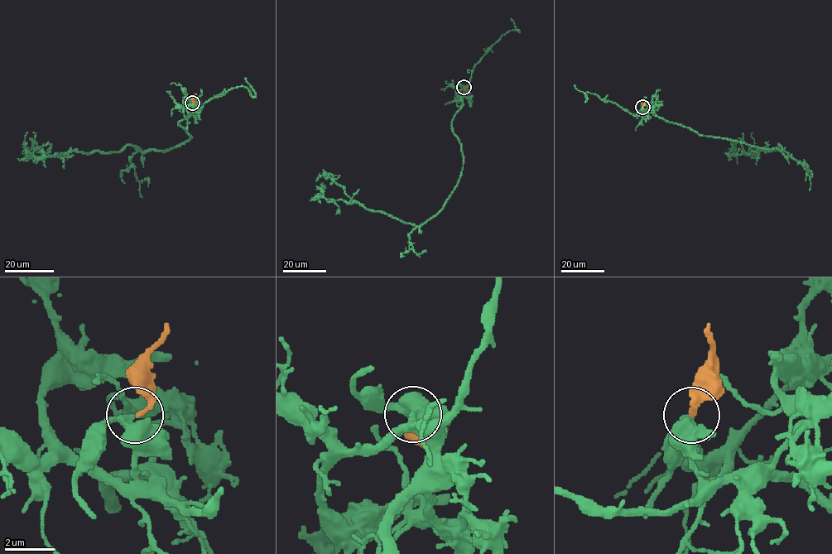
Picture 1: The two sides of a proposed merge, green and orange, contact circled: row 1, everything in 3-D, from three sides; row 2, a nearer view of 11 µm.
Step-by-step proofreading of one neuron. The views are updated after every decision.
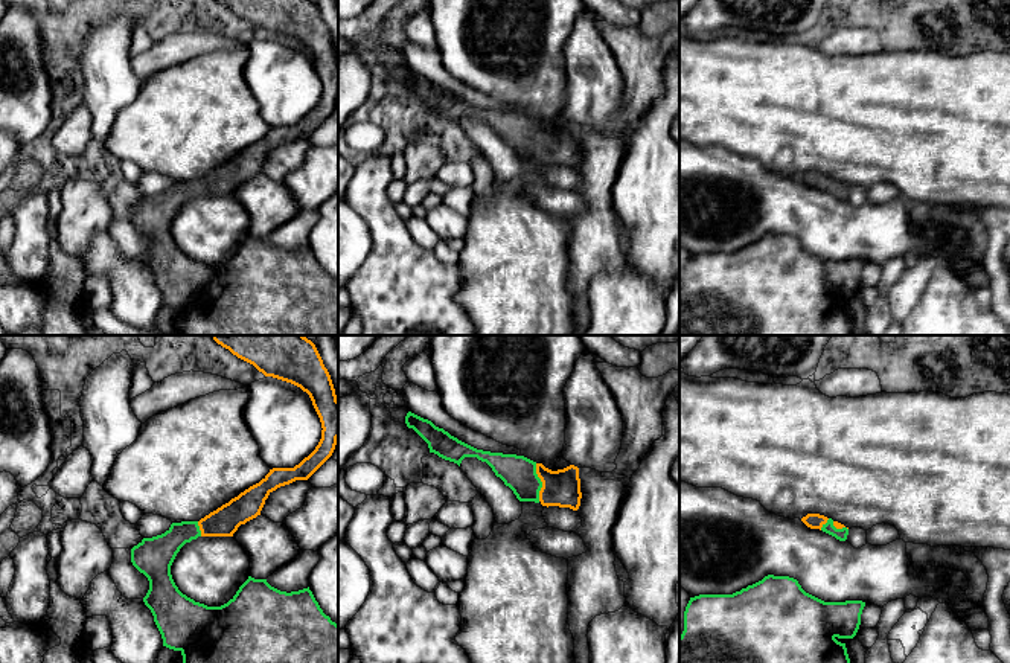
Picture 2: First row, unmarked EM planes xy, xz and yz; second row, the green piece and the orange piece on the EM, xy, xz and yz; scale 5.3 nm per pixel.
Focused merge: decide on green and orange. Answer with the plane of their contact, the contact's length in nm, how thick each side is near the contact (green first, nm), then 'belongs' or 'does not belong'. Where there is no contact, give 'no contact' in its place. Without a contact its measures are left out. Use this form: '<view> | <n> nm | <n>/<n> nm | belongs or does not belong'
xz | 200 nm | 180/190 nm | belongs

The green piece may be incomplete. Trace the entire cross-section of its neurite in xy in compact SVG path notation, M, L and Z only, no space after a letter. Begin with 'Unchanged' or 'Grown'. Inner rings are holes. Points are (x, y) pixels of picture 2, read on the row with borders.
Grown. M213 335L213 340L265 376L306 392L321 422L321 439L294 468L273 468L259 483L200 521L172 523L165 533L143 538L134 546L131 562L149 581L143 602L154 616L163 646L180 651L183 663L338 663L338 625L323 613L309 587L286 593L271 587L267 579L248 576L227 604L207 607L183 594L172 579L171 565L186 543L198 536L233 536L241 524L260 515L273 491L296 480L308 480L332 456L338 439L338 399L311 340L305 335Z

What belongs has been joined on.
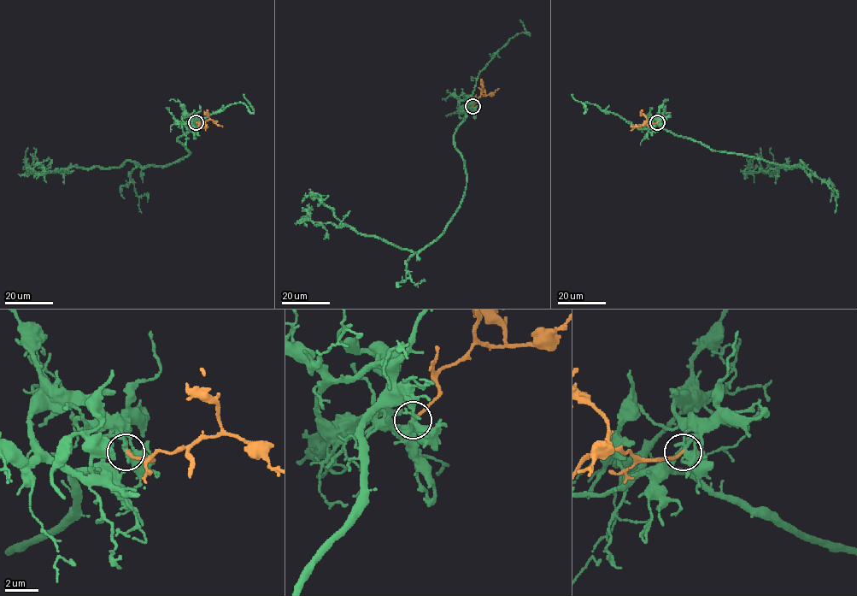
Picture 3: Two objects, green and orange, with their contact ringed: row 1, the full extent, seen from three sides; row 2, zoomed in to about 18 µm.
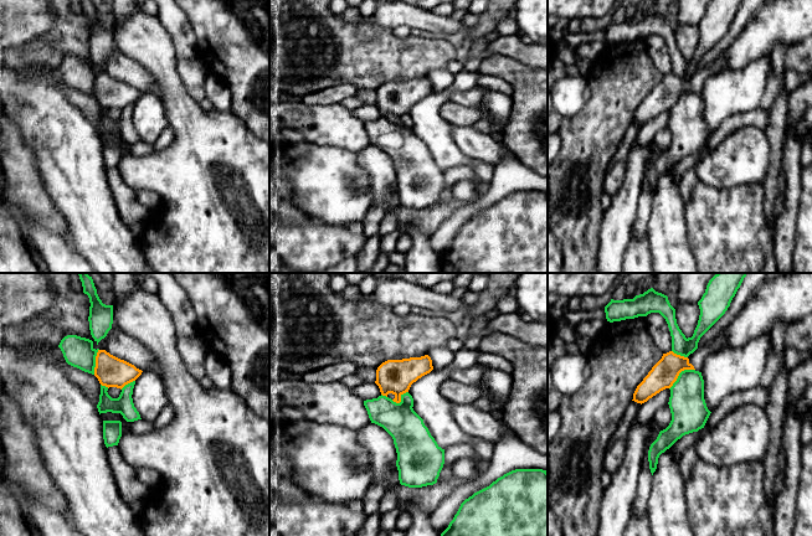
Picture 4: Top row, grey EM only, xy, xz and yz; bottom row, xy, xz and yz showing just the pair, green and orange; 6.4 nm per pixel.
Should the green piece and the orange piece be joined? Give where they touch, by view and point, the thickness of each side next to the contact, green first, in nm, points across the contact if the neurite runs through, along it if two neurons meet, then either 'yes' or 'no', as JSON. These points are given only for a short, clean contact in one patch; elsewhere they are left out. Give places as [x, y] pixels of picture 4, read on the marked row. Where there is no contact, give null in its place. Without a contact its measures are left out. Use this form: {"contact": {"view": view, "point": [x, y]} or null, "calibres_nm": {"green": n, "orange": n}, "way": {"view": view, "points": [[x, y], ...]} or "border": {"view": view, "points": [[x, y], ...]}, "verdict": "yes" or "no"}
{"contact": {"view": "yz", "point": [679, 374]}, "calibres_nm": {"green": 240, "orange": 170}, "border": {"view": "yz", "points": [[694, 369], [684, 369], [669, 388]]}, "verdict": "no"}

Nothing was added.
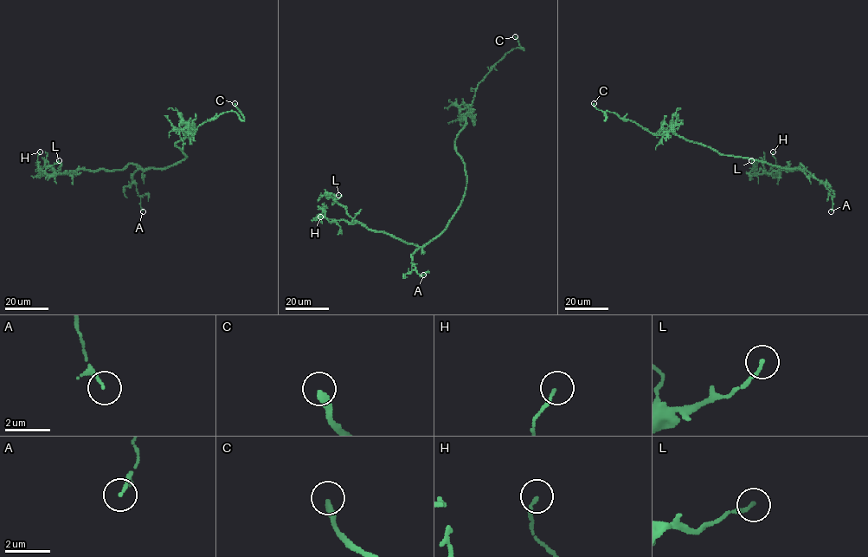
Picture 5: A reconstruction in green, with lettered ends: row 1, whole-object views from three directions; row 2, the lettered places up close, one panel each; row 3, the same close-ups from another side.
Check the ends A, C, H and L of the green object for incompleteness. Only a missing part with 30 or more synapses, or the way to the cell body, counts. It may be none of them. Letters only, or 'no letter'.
C

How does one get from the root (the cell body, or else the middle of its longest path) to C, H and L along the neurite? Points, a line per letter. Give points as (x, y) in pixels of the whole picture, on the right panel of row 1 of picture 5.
C: (748, 158), (719, 154), (671, 132), (652, 134), (610, 112), (605, 112), (605, 120), (607, 114), (594, 103)
H: (748, 158), (803, 168), (801, 164), (795, 170), (768, 174), (776, 165), (773, 152)
L: (748, 158), (780, 167), (803, 168), (801, 164), (795, 170), (751, 175), (751, 160)

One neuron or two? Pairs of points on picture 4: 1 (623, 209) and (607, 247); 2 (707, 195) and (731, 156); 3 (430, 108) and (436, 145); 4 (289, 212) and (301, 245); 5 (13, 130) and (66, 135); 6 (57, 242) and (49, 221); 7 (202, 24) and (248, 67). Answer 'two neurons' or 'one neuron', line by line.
1: one neuron
2: two neurons
3: one neuron
4: two neurons
5: two neurons
6: two neurons
7: one neuron

